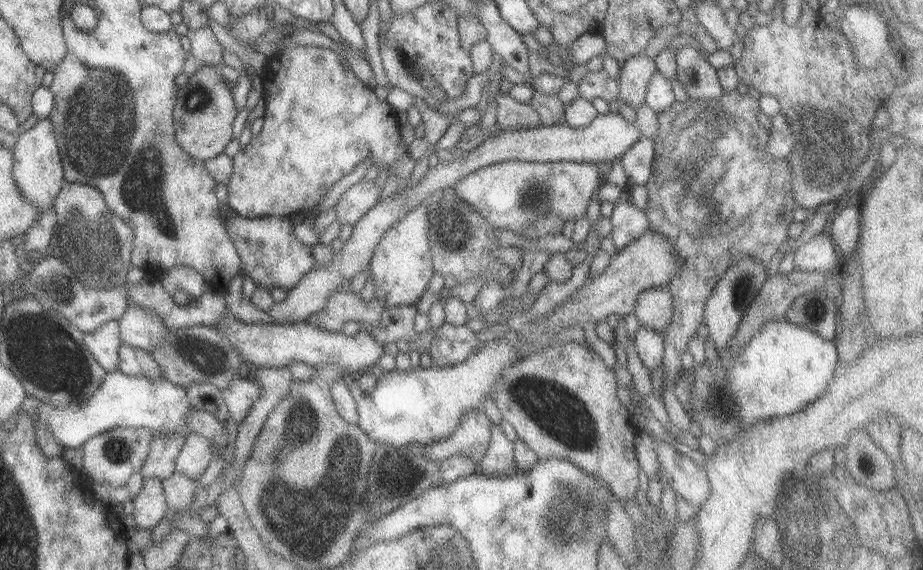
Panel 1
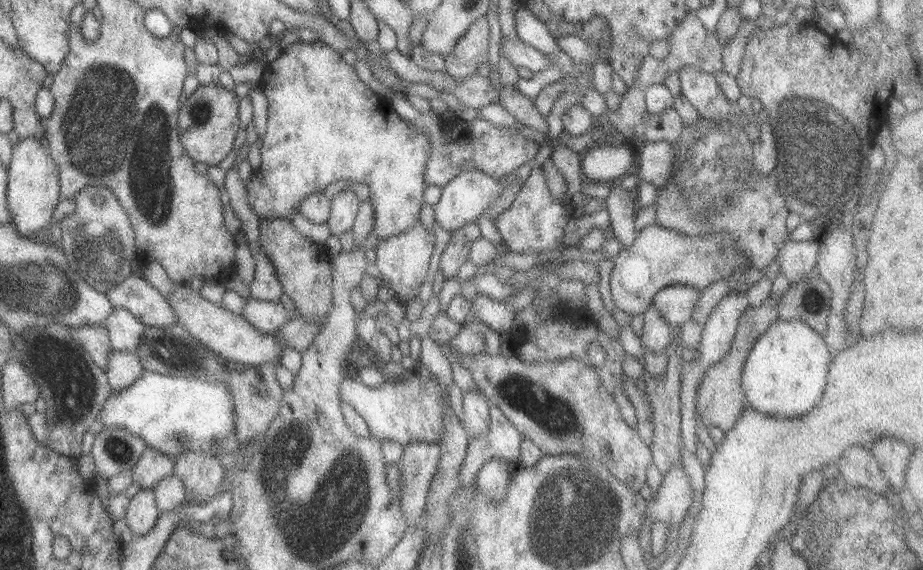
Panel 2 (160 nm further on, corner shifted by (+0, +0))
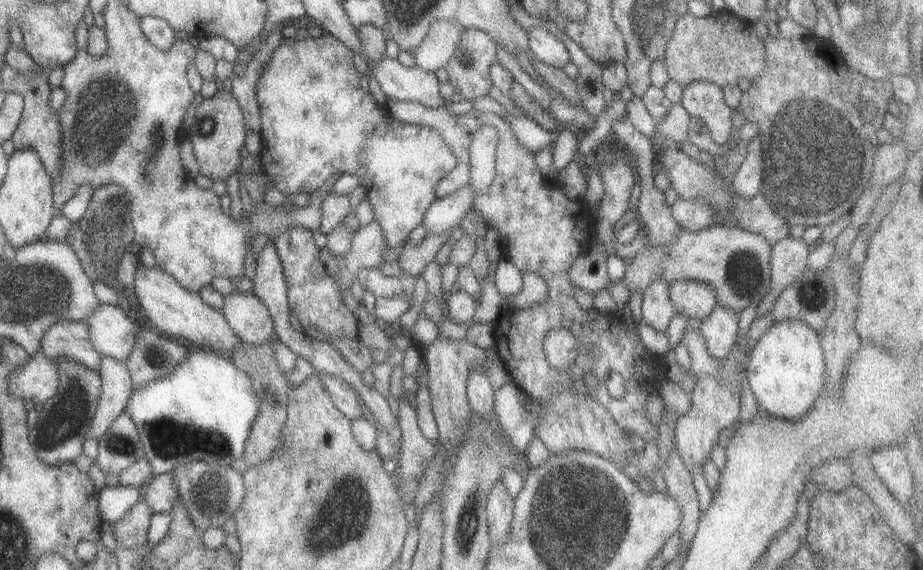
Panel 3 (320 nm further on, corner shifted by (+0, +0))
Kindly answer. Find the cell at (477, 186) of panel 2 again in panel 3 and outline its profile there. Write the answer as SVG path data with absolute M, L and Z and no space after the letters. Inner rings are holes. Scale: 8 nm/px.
M466 184L431 202L421 222L426 234L439 234L459 226L469 210L472 194L473 190Z

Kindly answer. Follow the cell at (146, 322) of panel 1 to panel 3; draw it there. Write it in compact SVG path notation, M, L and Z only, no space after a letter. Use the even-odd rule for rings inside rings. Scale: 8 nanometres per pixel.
M99 303L95 310L84 320L87 325L87 339L99 357L108 357L124 363L131 353L135 342L137 323L131 321L132 315L123 306Z

